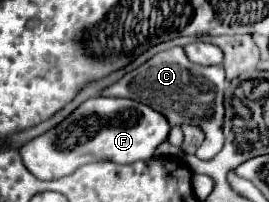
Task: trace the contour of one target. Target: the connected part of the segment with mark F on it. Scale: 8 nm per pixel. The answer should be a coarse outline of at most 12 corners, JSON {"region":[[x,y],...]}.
{"region":[[94,97],[20,147],[44,181],[152,159],[164,115]]}

